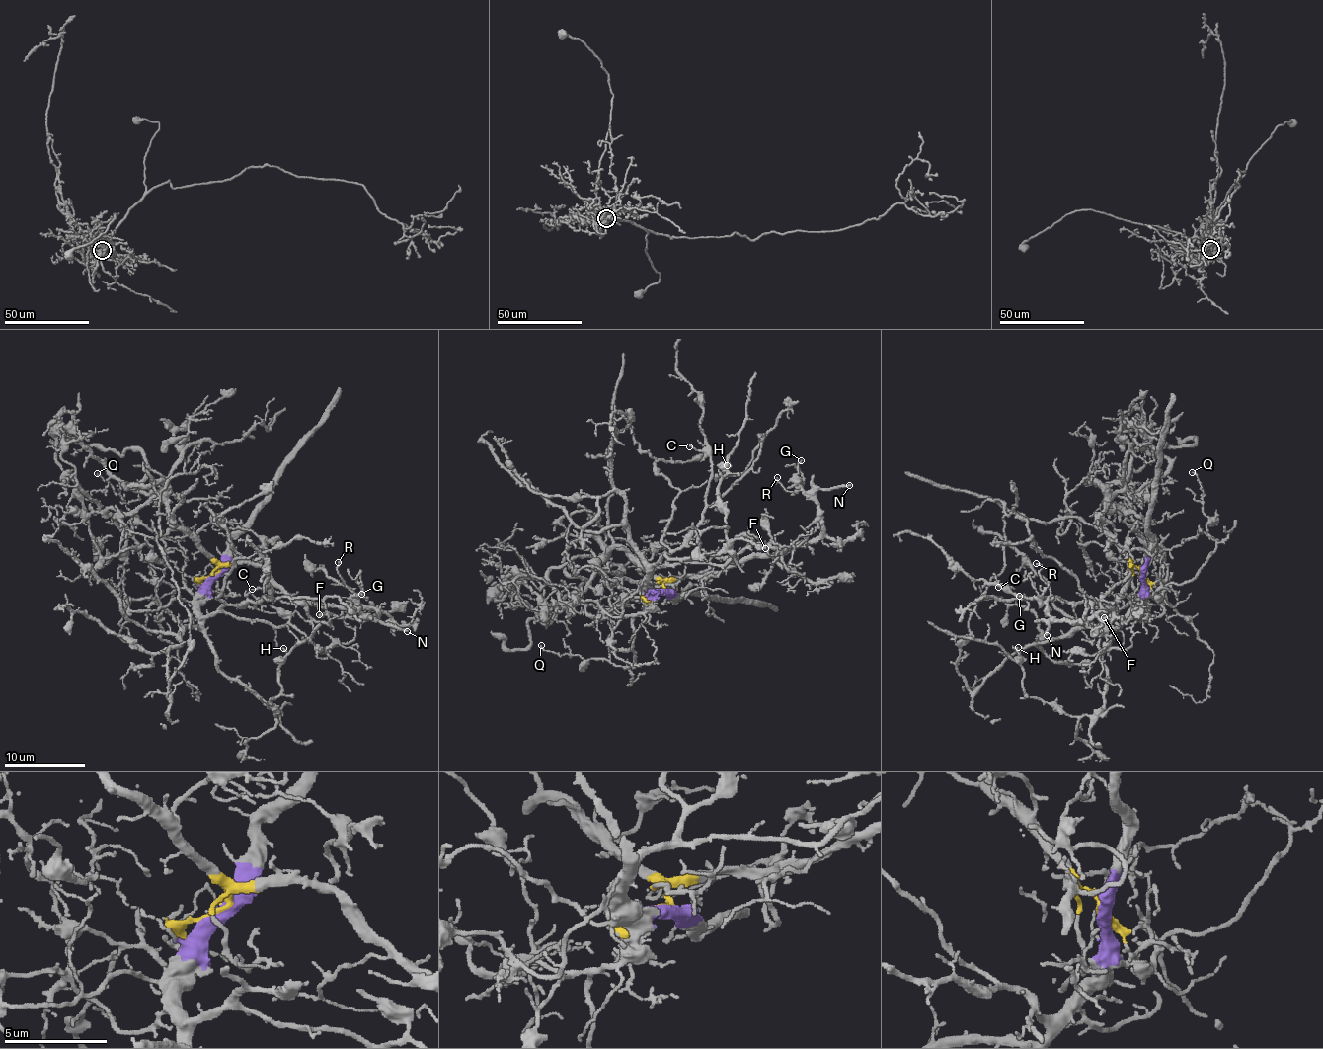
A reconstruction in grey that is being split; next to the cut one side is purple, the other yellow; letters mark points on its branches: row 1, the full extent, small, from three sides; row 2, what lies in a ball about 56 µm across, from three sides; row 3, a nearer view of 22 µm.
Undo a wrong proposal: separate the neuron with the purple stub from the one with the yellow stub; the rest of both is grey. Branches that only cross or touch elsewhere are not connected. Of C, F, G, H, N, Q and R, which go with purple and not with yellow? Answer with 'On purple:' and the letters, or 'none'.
On purple: C, H, Q

